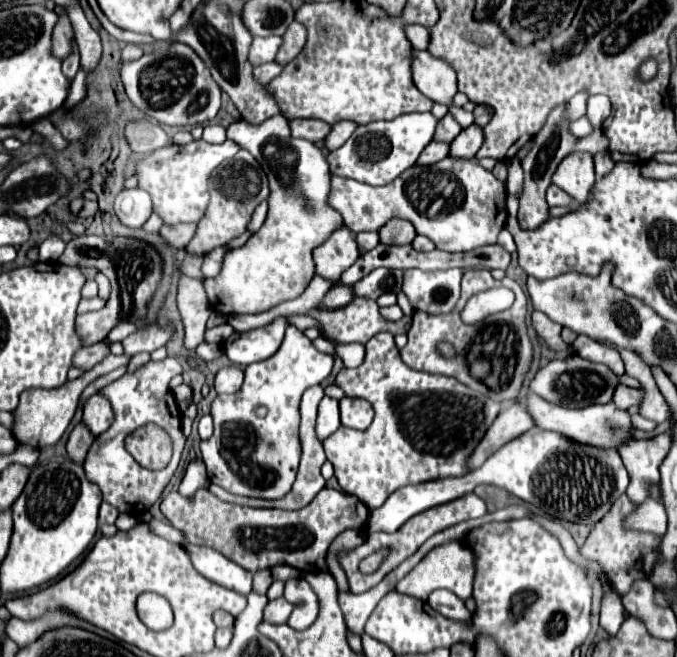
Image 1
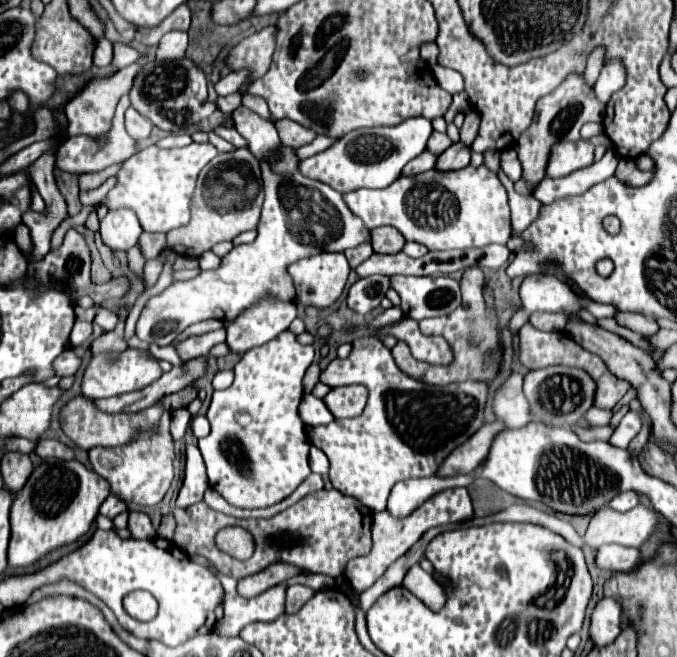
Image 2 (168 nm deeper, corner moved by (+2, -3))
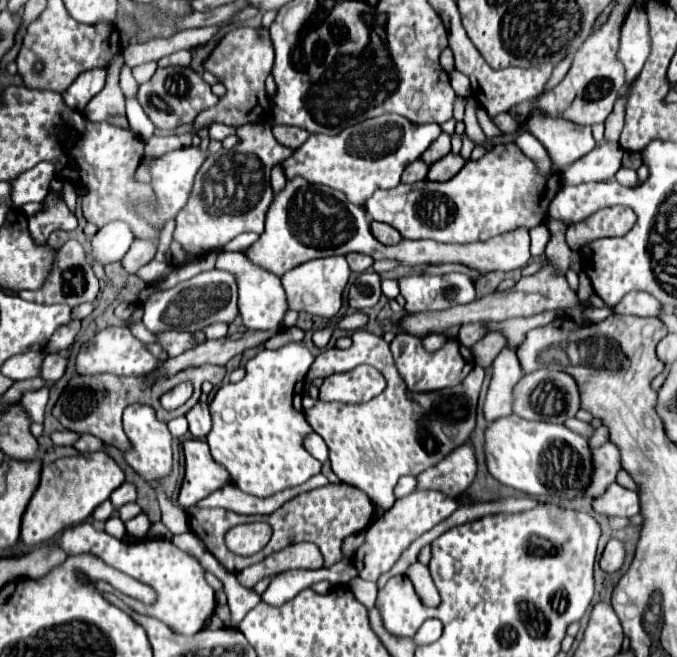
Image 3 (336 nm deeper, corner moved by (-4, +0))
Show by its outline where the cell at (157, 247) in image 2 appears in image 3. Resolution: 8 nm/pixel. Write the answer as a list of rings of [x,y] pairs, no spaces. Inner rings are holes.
[[[133,241],[121,265],[127,273],[135,273],[139,267],[147,265],[155,257],[155,251],[157,251],[157,241]]]

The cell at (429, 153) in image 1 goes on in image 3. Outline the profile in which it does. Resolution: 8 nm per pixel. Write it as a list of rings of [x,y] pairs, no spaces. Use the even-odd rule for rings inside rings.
[[[417,159],[417,161],[413,161],[413,165],[409,165],[409,167],[405,169],[405,173],[403,173],[403,177],[401,177],[401,183],[413,185],[413,183],[417,183],[417,181],[423,181],[425,175],[427,175],[427,171],[429,171],[429,165],[425,165],[421,159]]]

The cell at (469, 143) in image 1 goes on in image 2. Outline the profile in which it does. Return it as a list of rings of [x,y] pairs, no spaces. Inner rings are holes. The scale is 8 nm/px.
[[[455,142],[439,156],[435,168],[437,170],[459,170],[459,168],[469,166],[469,158],[471,158],[471,148],[465,146],[463,142]]]

